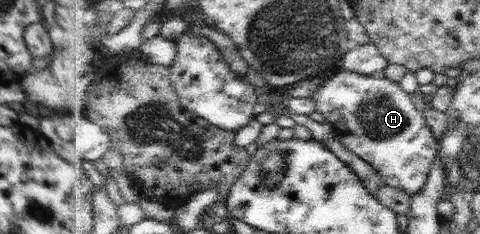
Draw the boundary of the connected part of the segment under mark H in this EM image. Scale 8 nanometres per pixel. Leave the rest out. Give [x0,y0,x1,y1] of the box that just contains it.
[313,68,440,197]

